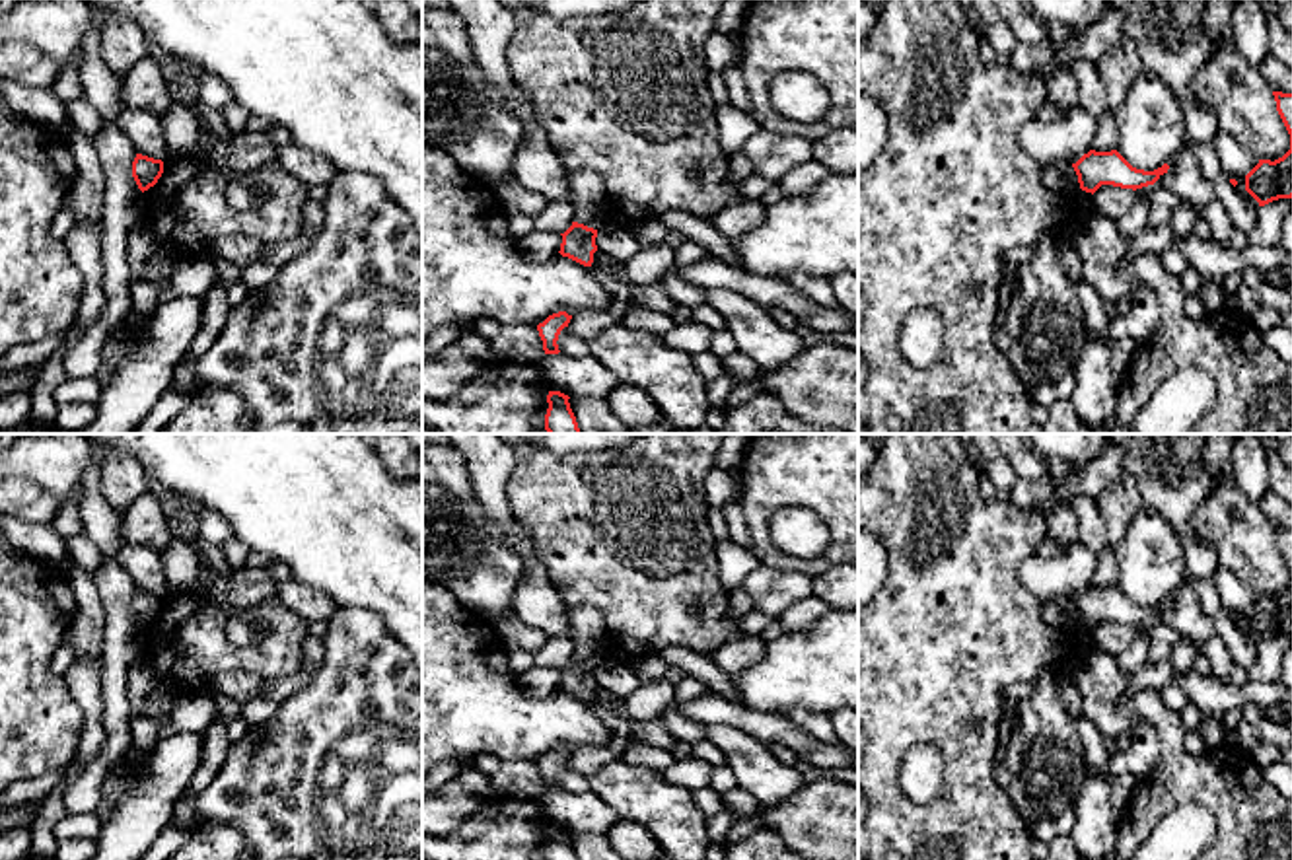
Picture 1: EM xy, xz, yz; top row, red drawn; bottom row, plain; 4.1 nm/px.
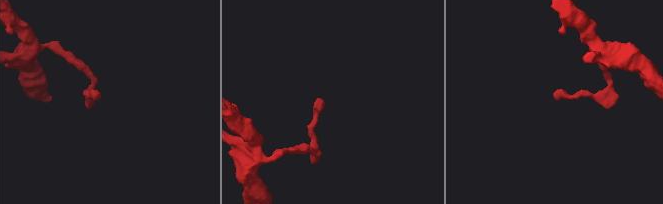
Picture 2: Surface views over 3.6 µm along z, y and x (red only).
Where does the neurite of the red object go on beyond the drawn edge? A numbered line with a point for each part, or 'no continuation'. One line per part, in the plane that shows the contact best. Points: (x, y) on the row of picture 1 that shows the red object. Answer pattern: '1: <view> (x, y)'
no continuation

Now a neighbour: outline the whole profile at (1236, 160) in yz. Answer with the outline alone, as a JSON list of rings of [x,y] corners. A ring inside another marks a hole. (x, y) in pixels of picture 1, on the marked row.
[[[1218,132],[1212,146],[1224,177],[1236,179],[1239,195],[1259,208],[1259,202],[1245,191],[1245,175],[1259,163],[1257,156],[1226,132]]]

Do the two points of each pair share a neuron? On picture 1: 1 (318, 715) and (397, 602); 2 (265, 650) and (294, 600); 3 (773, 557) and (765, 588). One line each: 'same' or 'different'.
1: different
2: different
3: different

